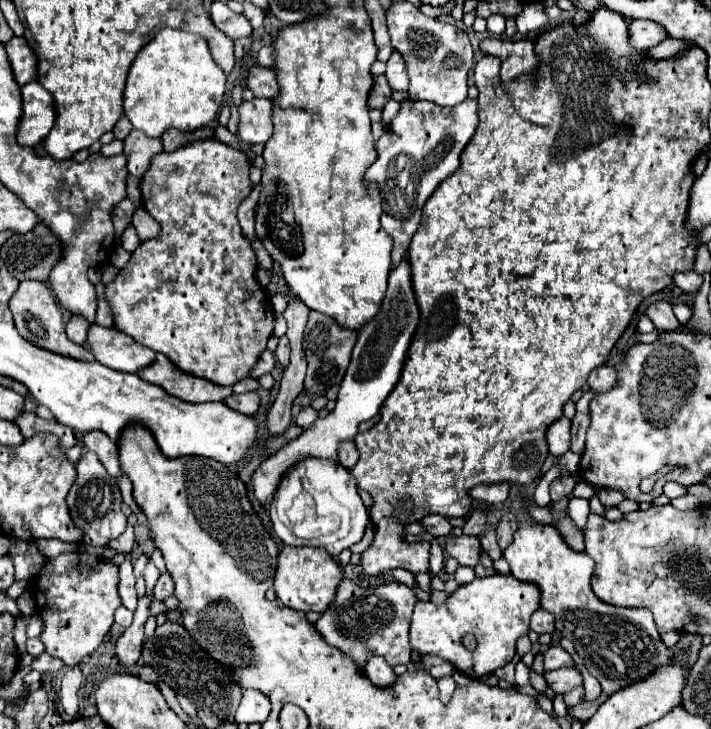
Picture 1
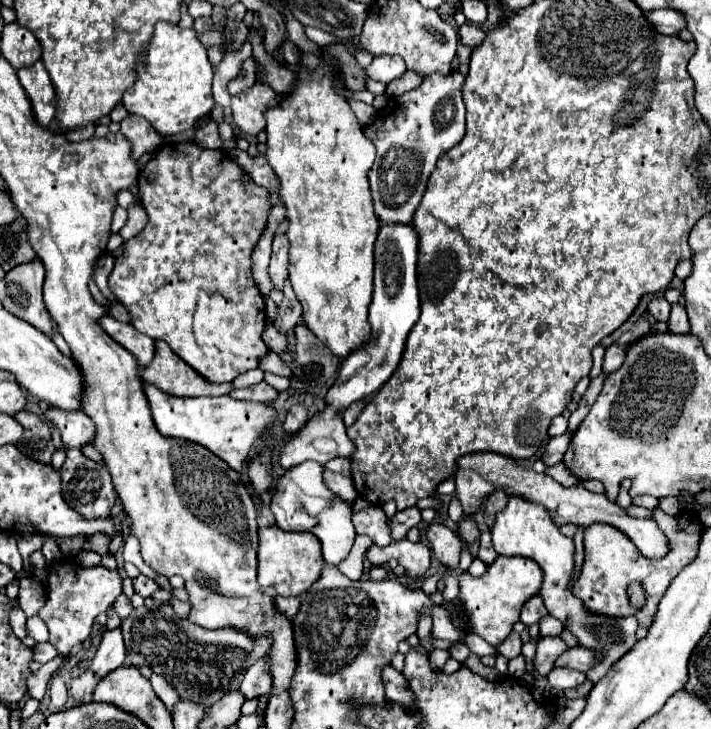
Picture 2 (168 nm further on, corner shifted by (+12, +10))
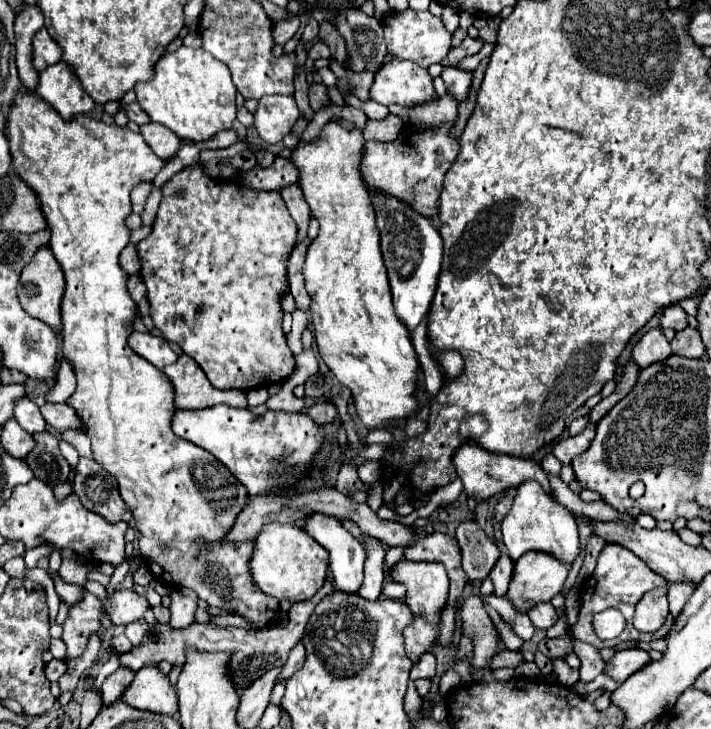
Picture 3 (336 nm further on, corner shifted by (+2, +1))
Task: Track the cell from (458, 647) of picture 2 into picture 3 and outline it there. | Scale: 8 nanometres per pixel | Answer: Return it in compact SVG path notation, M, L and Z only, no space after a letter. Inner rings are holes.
M502 651L498 653L494 659L492 659L492 667L498 669L498 667L512 667L516 669L520 663L524 663L524 657L520 651Z

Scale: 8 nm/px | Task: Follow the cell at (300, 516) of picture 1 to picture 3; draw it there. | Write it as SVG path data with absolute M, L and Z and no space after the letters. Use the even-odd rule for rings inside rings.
M312 515L304 527L324 549L330 553L330 573L334 585L342 593L358 593L362 585L362 565L366 559L364 547L342 529L342 523L334 517Z

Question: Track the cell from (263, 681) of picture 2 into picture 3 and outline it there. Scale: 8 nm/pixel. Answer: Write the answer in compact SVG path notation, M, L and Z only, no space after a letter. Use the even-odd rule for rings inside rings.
M298 641L298 645L294 645L294 649L290 651L290 657L288 657L288 661L286 661L282 673L278 675L278 681L288 679L292 673L296 673L298 669L302 669L304 661L306 661L306 649L304 649L304 643Z

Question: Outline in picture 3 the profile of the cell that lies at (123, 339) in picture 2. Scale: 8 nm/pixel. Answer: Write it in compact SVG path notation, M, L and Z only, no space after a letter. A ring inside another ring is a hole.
M134 331L130 335L128 343L140 357L150 361L158 369L164 369L166 365L170 365L170 363L174 363L178 359L178 355L170 349L170 345L164 339L152 335L152 333Z

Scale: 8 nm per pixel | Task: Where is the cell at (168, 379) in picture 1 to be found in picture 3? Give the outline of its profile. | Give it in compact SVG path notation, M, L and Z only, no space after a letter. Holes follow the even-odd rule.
M180 355L176 363L168 365L162 371L168 375L168 379L174 385L174 391L176 391L174 405L176 405L176 409L206 409L206 407L214 407L214 405L220 405L220 403L230 405L230 407L248 407L244 391L238 391L238 389L234 389L234 391L222 391L222 389L212 387L212 383L208 381L206 373L188 355Z

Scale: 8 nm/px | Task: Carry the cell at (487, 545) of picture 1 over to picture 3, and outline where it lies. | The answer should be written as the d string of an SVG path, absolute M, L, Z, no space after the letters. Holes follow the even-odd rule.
M502 553L502 557L498 559L498 565L494 565L490 573L490 579L494 583L494 595L506 595L508 583L512 579L512 569L514 569L512 559L506 553Z

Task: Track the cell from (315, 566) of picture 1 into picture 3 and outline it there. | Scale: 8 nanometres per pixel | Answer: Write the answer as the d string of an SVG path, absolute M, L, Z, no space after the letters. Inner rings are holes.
M268 523L262 527L258 537L254 539L254 553L250 557L250 573L254 577L254 585L276 599L286 599L290 603L310 599L326 579L328 571L328 553L318 541L314 541L302 525L282 525Z

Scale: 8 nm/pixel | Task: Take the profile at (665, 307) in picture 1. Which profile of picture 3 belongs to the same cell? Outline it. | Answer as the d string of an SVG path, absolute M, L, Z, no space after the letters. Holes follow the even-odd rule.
M670 305L664 309L662 313L662 319L660 319L660 325L666 329L666 327L672 327L674 331L682 331L688 327L688 315L686 311L680 307L680 305Z

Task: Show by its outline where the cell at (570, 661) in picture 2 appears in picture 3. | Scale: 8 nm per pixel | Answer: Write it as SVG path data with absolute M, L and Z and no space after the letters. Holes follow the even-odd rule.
M636 647L624 649L624 651L618 651L614 655L614 659L606 665L606 675L616 679L618 683L624 683L630 675L634 675L636 671L646 667L650 661L652 661L652 657L648 655L648 651L642 651Z

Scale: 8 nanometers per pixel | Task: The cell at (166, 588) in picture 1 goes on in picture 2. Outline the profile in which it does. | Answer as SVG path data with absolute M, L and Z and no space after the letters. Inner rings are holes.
M138 576L138 578L134 578L132 580L134 582L134 592L138 592L140 596L144 596L144 598L148 598L148 596L152 596L154 592L158 592L160 590L160 586L152 580L152 578L148 578L148 576Z

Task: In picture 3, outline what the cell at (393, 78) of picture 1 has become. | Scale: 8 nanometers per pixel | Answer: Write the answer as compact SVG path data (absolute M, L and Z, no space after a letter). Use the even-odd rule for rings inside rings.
M394 59L374 75L370 99L382 105L396 103L402 107L416 107L434 101L436 91L428 69L422 69L412 61Z

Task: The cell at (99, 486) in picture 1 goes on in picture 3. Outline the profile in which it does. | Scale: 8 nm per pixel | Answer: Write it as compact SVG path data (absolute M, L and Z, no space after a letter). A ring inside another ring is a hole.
M80 459L76 465L74 493L82 505L110 523L118 523L126 513L126 503L118 495L116 479L94 459Z

